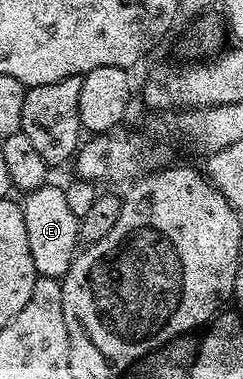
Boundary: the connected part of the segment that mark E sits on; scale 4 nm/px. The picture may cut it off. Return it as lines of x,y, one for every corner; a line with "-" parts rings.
48,183
30,190
22,198
25,236
29,239
29,251
33,254
33,267
40,277
63,278
73,263
80,248
79,218
73,215
69,202
65,200
65,188
62,184

